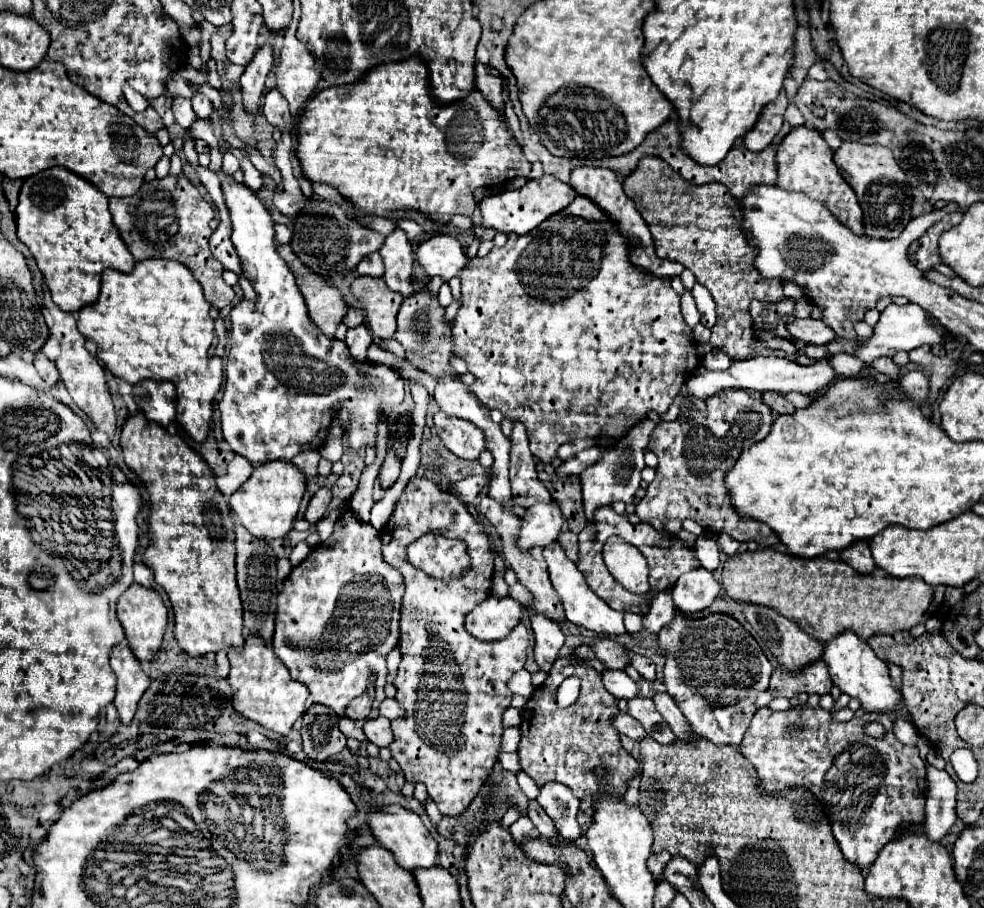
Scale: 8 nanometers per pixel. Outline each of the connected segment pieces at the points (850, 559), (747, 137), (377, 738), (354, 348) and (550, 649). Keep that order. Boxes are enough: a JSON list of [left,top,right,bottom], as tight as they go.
[[838,540,874,574],[744,104,784,152],[364,718,392,746],[346,324,372,362],[530,614,564,670]]

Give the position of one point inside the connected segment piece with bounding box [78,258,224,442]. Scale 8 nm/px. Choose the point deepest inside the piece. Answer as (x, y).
(154, 322)

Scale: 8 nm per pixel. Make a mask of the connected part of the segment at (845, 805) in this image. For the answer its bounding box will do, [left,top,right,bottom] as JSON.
[740,704,926,868]

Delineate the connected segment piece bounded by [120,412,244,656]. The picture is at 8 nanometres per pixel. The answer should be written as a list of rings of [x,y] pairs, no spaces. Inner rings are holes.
[[[142,412],[130,414],[120,434],[120,448],[124,462],[138,478],[148,486],[152,510],[150,510],[150,546],[144,552],[144,564],[152,568],[156,584],[160,584],[174,610],[174,636],[184,652],[190,656],[202,656],[218,652],[226,646],[242,646],[242,602],[236,586],[236,546],[234,546],[234,522],[230,506],[214,482],[214,474],[206,466],[200,454],[196,454],[180,436],[168,434],[162,426],[146,420]]]

